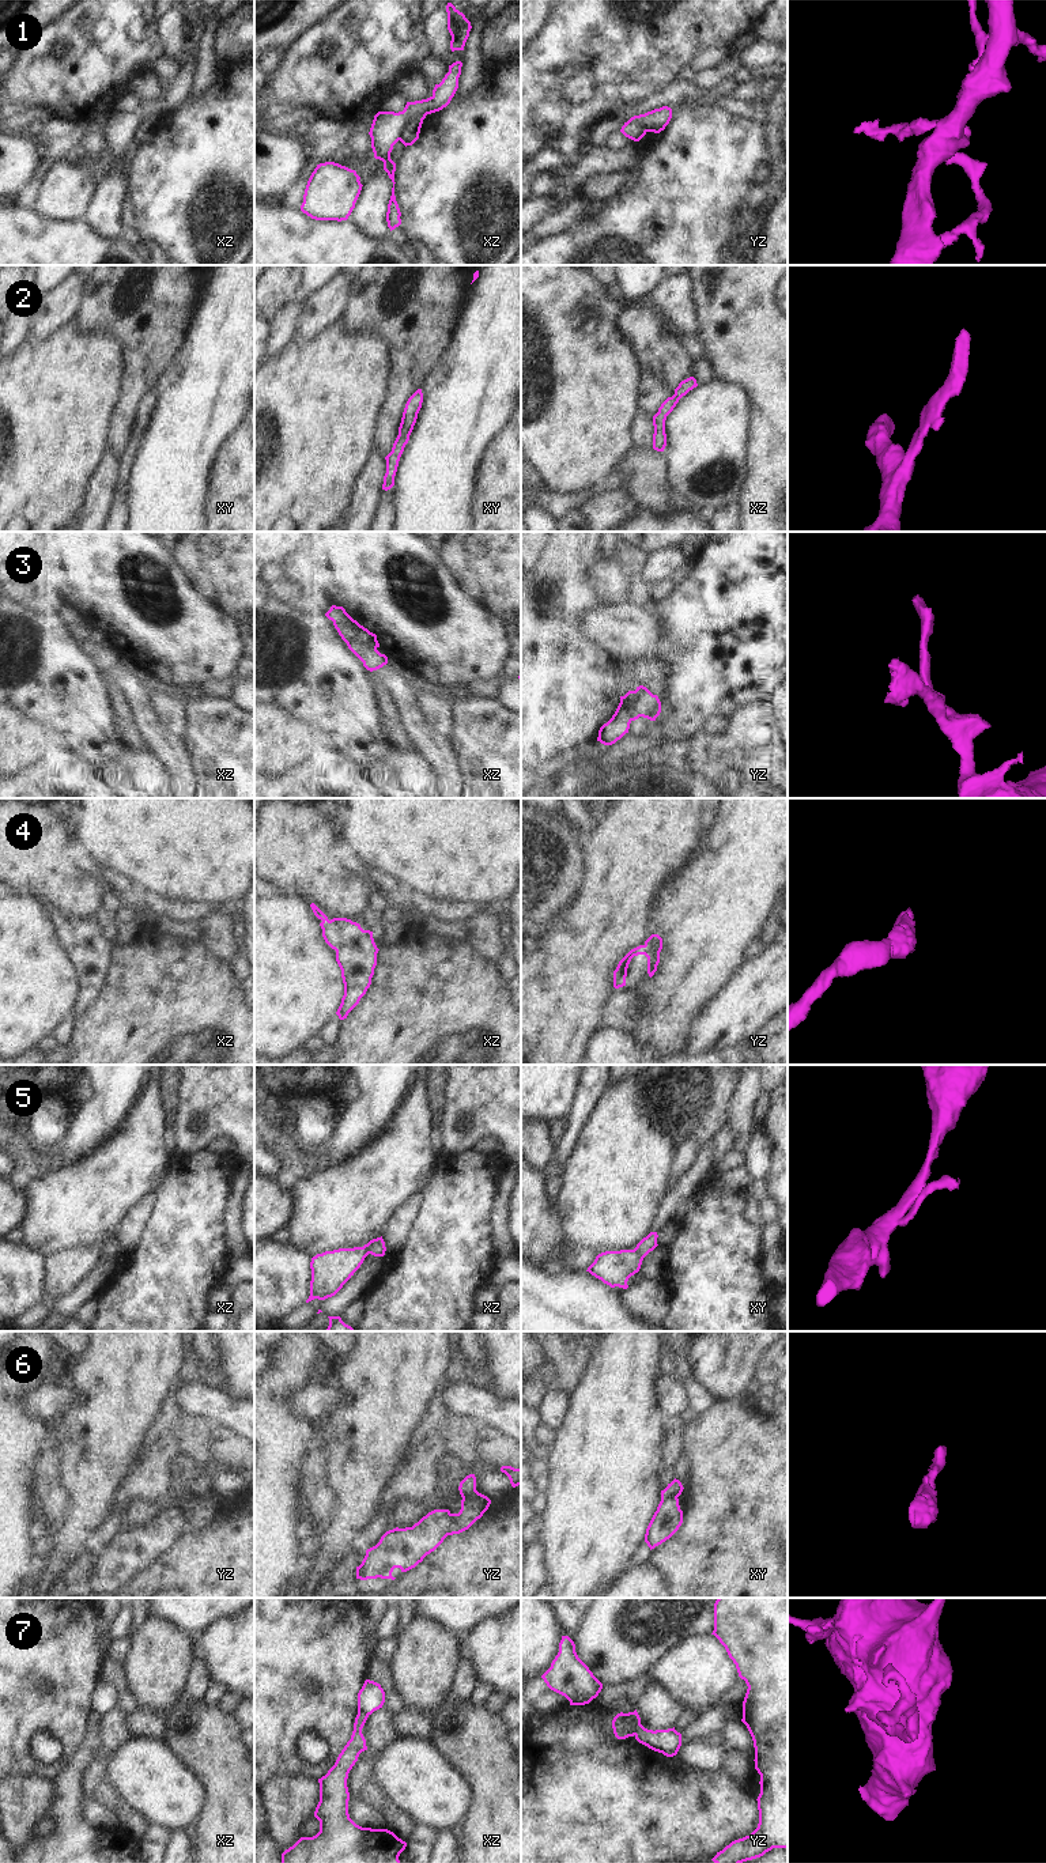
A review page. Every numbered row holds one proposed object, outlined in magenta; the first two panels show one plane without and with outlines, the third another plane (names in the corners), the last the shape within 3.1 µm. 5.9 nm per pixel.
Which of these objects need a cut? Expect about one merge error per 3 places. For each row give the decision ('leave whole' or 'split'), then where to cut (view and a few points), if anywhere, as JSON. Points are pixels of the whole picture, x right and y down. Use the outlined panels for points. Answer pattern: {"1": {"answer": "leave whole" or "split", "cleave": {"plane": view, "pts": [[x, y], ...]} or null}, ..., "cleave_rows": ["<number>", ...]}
{"1": {"answer": "leave whole", "cleave": null}, "2": {"answer": "leave whole", "cleave": null}, "3": {"answer": "leave whole", "cleave": null}, "4": {"answer": "leave whole", "cleave": null}, "5": {"answer": "split", "cleave": {"plane": "xz", "pts": [[376, 1239], [369, 1246], [367, 1253]]}}, "6": {"answer": "split", "cleave": {"plane": "xy", "pts": [[676, 1496], [661, 1499]]}}, "7": {"answer": "split", "cleave": {"plane": "xz", "pts": [[358, 1711], [367, 1716]]}}, "cleave_rows": ["5", "6", "7"]}

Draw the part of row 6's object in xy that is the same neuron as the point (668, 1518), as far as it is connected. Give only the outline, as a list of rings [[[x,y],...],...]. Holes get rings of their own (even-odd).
[[[679,1499],[660,1501],[645,1534],[645,1542],[654,1549],[669,1539],[683,1523],[683,1511],[679,1505]]]

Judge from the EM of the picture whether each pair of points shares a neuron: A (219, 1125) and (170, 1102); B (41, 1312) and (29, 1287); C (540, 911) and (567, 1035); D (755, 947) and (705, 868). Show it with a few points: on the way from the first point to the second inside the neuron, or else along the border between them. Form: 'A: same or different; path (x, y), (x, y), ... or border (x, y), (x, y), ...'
A: different; border (180, 1079), (178, 1100), (173, 1111)
B: different; border (40, 1303), (26, 1308), (18, 1317)
C: different; border (567, 907), (536, 938)
D: different; border (759, 936), (748, 947), (747, 956)

